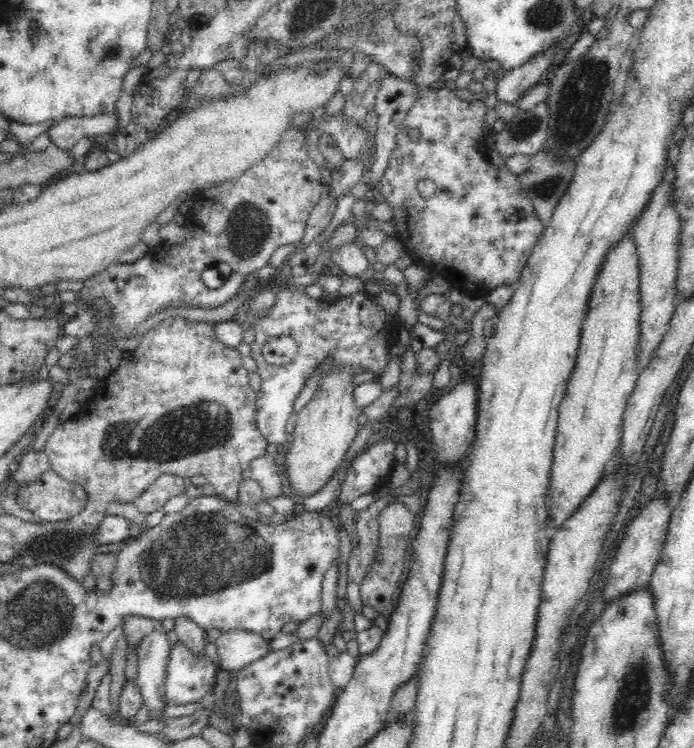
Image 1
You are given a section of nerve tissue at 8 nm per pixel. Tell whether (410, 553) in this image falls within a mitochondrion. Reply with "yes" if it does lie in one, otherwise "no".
no

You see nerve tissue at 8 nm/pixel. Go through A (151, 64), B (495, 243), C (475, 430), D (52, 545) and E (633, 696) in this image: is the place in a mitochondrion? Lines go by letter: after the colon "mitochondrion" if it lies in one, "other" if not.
A: other
B: other
C: other
D: mitochondrion
E: mitochondrion

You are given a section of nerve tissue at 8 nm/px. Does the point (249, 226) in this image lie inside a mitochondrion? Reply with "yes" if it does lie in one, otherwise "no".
yes

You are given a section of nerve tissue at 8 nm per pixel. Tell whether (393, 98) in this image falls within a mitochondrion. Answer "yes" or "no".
no

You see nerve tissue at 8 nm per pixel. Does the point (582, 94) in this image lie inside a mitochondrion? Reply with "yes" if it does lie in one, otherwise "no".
yes

